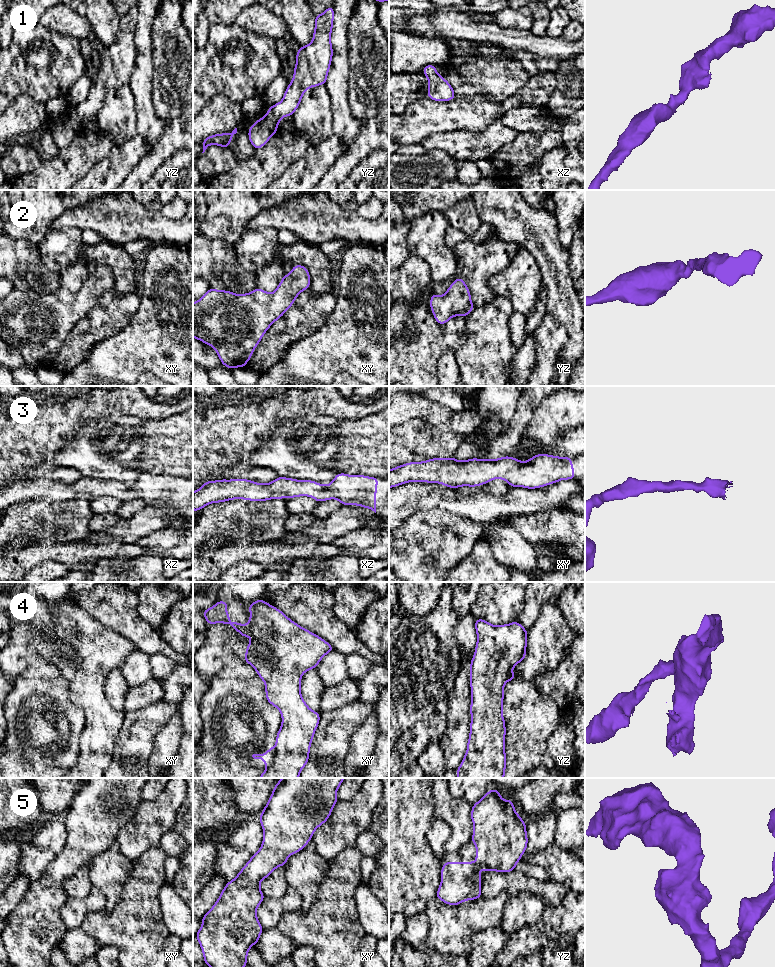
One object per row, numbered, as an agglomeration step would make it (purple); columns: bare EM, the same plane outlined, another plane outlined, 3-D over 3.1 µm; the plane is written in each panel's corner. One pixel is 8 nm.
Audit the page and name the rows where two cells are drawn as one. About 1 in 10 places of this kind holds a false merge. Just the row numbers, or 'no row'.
no row

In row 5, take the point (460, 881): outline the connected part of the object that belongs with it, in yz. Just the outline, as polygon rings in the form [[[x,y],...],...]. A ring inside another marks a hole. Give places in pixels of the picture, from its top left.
[[[491,789],[481,800],[473,804],[470,817],[474,824],[471,842],[476,845],[476,861],[445,862],[442,865],[441,884],[436,898],[451,906],[482,897],[480,884],[482,874],[477,871],[478,868],[486,872],[513,871],[528,844],[526,823],[515,811],[512,799],[502,799],[497,789]]]

